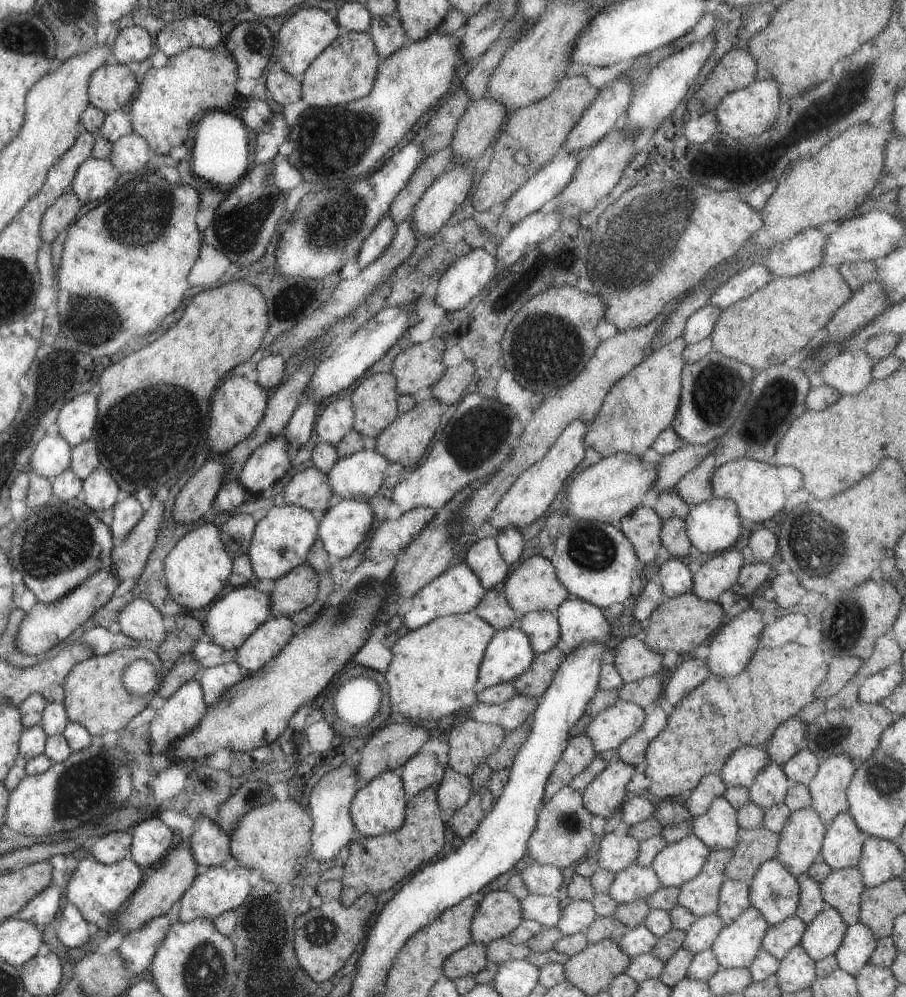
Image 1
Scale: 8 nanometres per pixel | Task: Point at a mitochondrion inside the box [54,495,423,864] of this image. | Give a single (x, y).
(82, 794)

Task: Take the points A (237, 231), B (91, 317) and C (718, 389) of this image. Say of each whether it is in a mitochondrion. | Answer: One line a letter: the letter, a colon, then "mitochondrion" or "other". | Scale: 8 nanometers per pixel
A: mitochondrion
B: mitochondrion
C: mitochondrion

